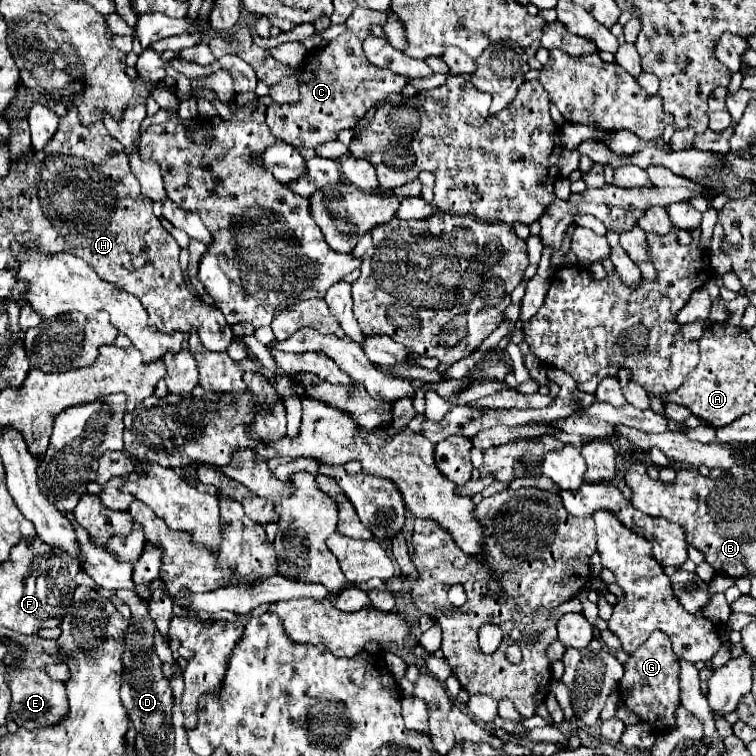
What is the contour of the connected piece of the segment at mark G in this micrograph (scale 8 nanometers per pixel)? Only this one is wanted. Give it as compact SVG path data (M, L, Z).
M653 631L647 643L639 647L629 661L625 663L625 675L619 685L619 693L625 705L635 711L645 723L653 725L659 731L667 731L675 723L675 709L679 701L679 661L671 647L671 641L663 631Z

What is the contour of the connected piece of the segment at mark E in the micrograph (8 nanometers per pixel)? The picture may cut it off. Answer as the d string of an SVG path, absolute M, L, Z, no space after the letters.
M43 669L41 671L11 671L11 675L7 675L7 685L9 685L11 693L13 693L11 719L19 727L41 729L41 727L53 727L59 721L67 719L69 701L67 701L65 683L53 681Z

